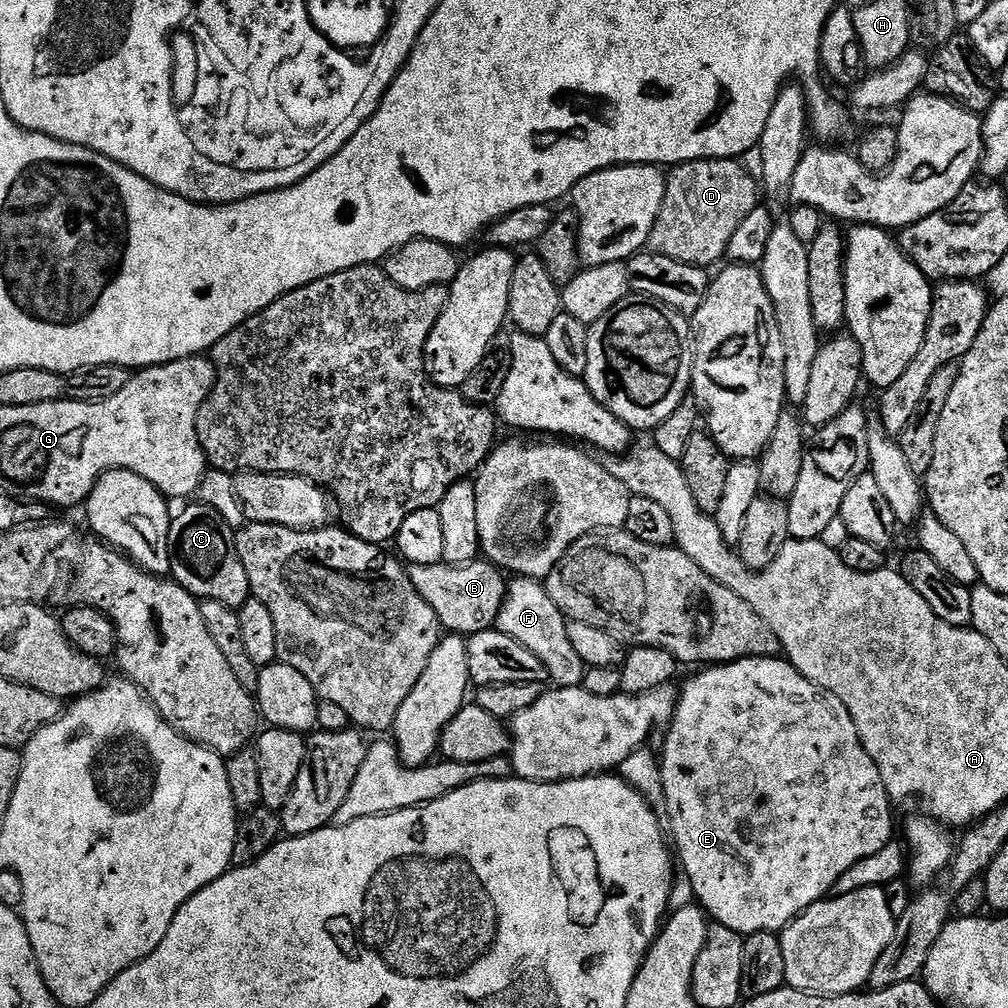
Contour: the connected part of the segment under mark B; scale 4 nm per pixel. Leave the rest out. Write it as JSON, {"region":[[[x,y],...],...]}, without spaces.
{"region":[[[484,558],[470,564],[413,564],[408,568],[408,577],[414,582],[414,590],[418,590],[430,610],[434,610],[441,629],[465,638],[493,627],[508,597],[509,581],[505,573]]]}

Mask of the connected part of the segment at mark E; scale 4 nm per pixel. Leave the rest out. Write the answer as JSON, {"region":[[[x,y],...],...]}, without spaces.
{"region":[[[745,656],[742,660],[732,660],[728,664],[713,664],[697,672],[700,673],[690,677],[684,692],[682,688],[679,693],[676,712],[672,716],[671,724],[666,728],[668,737],[664,740],[664,756],[662,752],[659,757],[670,840],[674,845],[679,867],[680,864],[684,867],[683,875],[690,882],[693,897],[715,923],[730,926],[730,930],[744,936],[755,932],[779,933],[797,916],[801,916],[811,904],[825,899],[835,889],[838,878],[842,878],[842,874],[850,870],[850,866],[862,862],[862,858],[878,854],[878,850],[893,843],[894,801],[888,796],[886,786],[882,782],[882,774],[878,774],[878,766],[874,766],[874,758],[866,754],[866,746],[860,740],[858,726],[854,726],[854,718],[850,718],[850,710],[842,706],[838,694],[830,694],[830,690],[822,690],[822,686],[810,682],[810,678],[802,675],[787,659],[774,656]]]}

